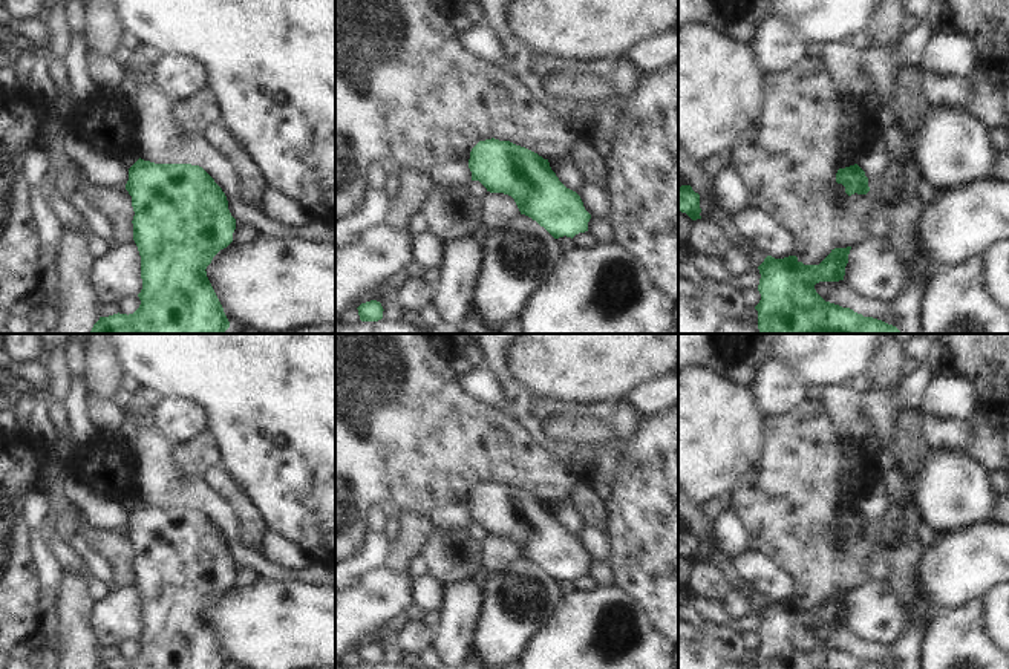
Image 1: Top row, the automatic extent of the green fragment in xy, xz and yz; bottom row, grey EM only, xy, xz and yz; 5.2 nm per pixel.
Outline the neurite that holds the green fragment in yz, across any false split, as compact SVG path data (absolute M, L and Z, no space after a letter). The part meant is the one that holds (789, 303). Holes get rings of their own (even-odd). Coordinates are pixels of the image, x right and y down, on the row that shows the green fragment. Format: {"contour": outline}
{"contour": "M851 246L834 248L819 265L804 265L796 256L775 259L767 256L758 266L761 294L758 329L761 334L902 334L896 326L864 317L850 308L825 302L815 289L819 282L844 280Z"}

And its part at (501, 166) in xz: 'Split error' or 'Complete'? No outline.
Complete

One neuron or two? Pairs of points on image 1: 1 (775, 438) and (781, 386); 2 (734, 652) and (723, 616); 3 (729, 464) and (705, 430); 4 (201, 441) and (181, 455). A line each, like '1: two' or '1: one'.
1: two
2: two
3: one
4: one

